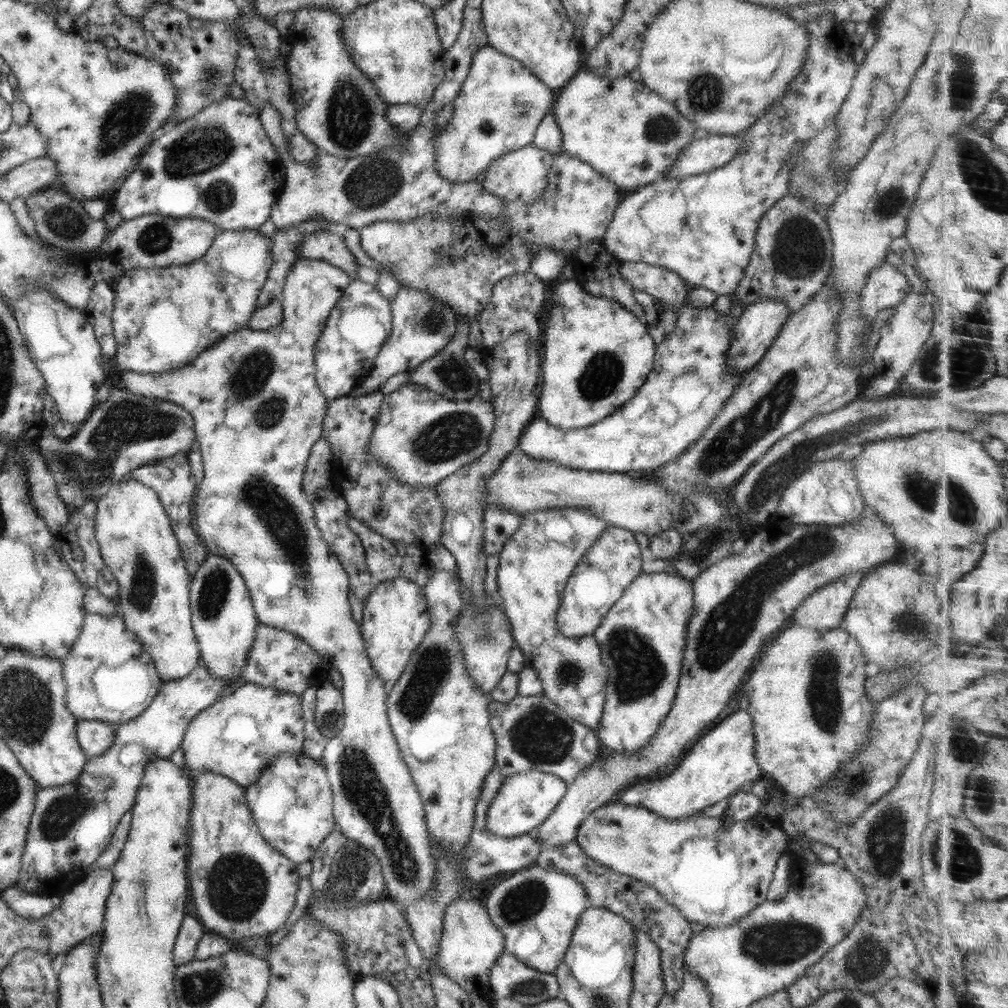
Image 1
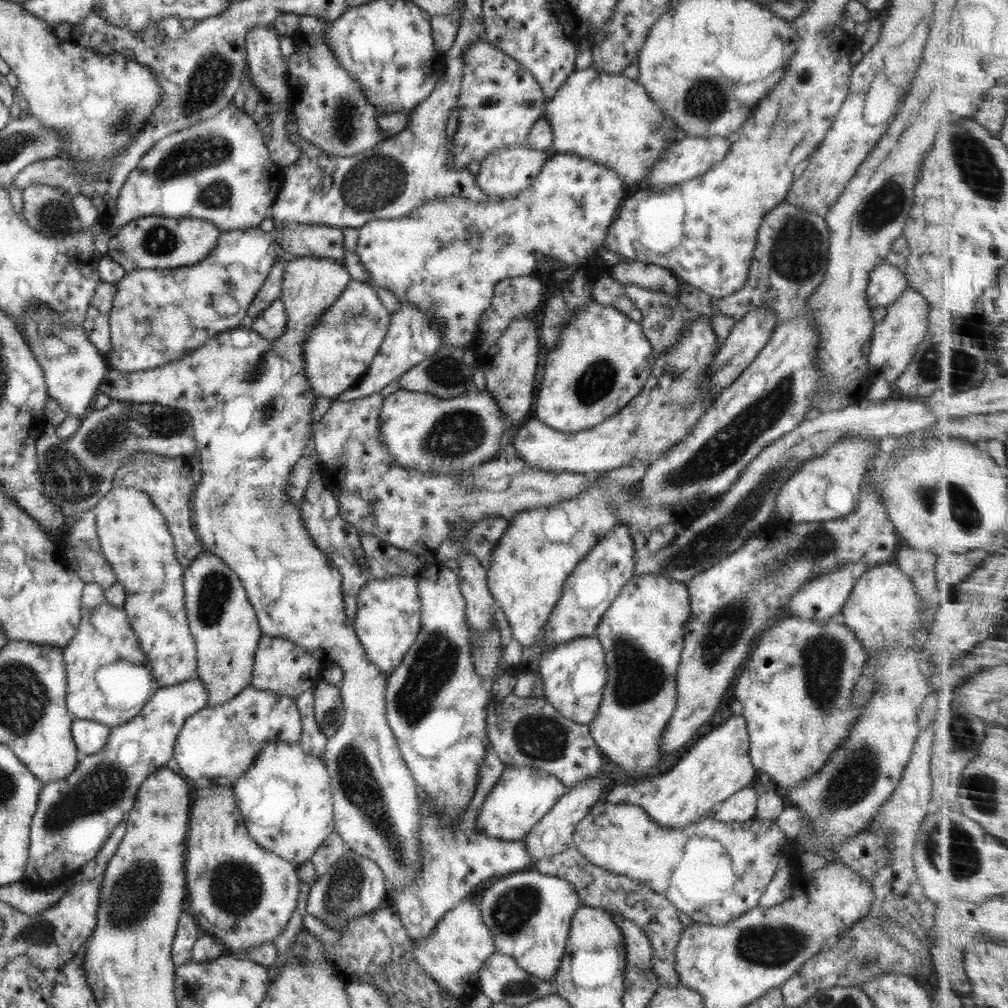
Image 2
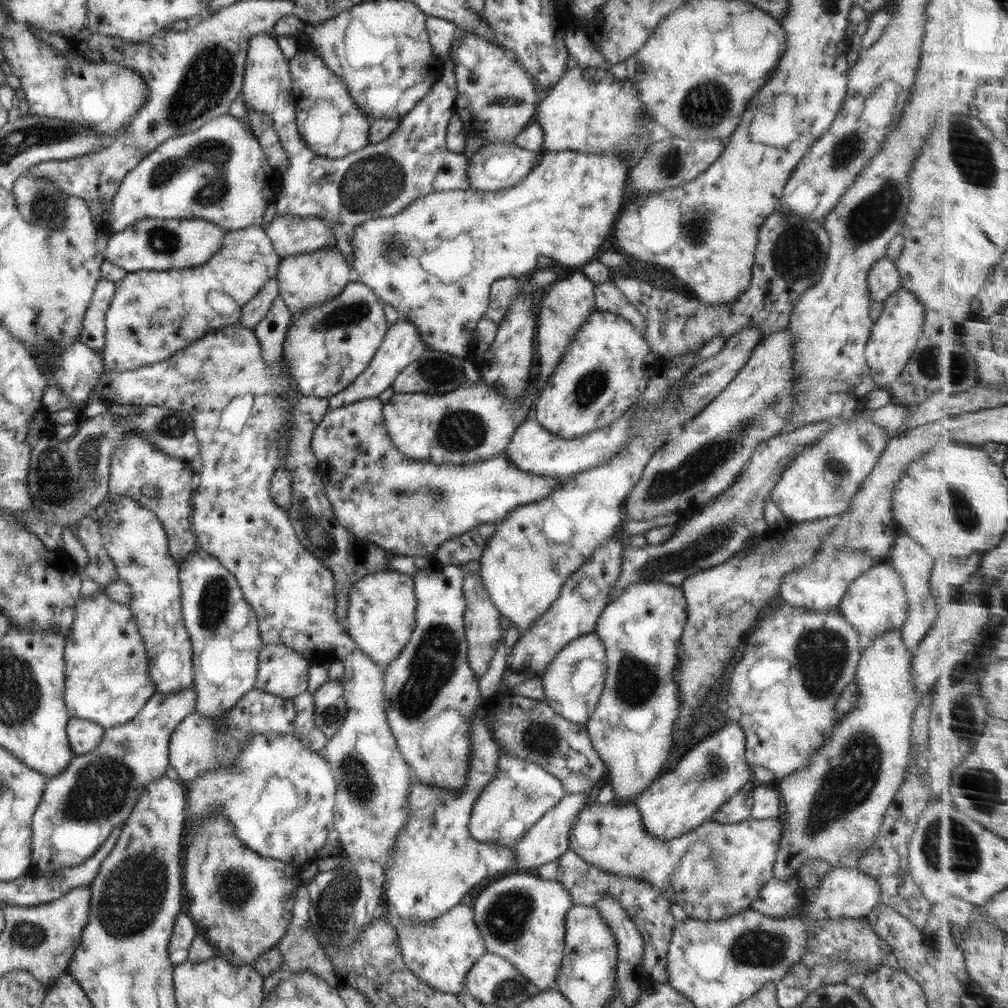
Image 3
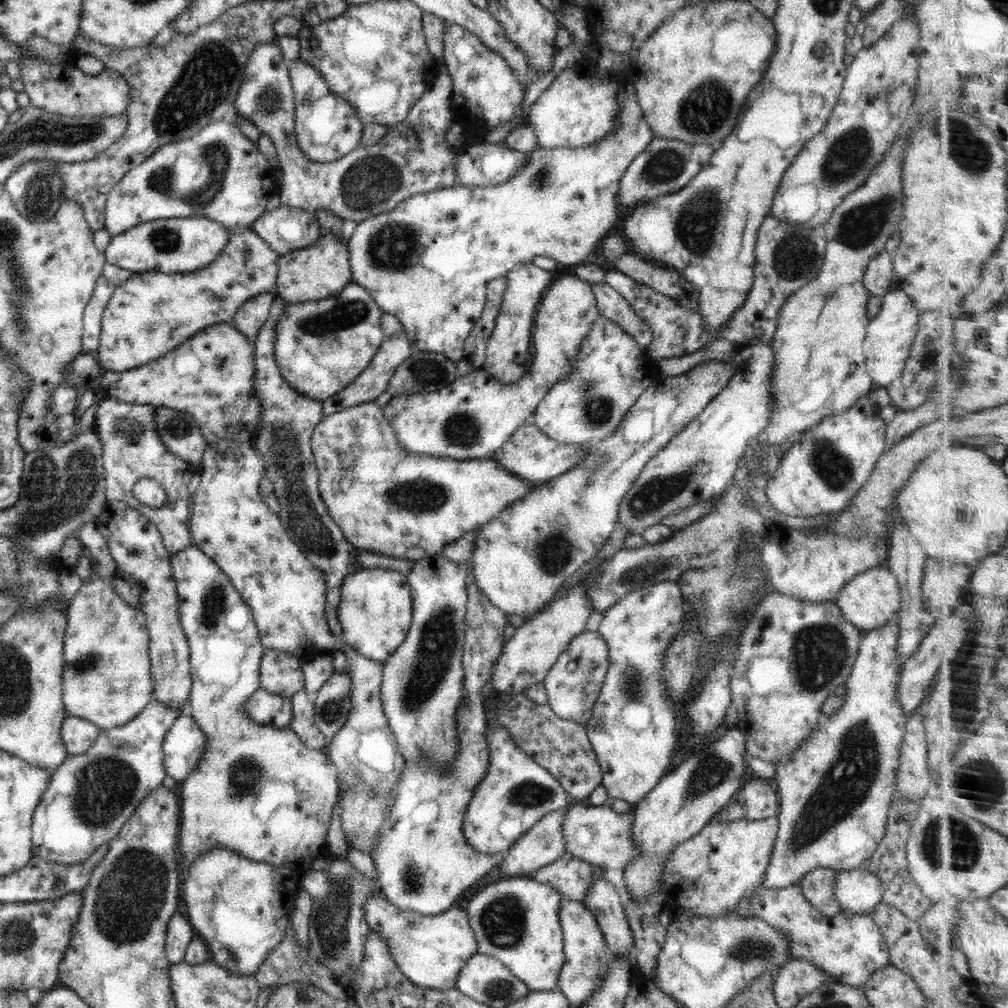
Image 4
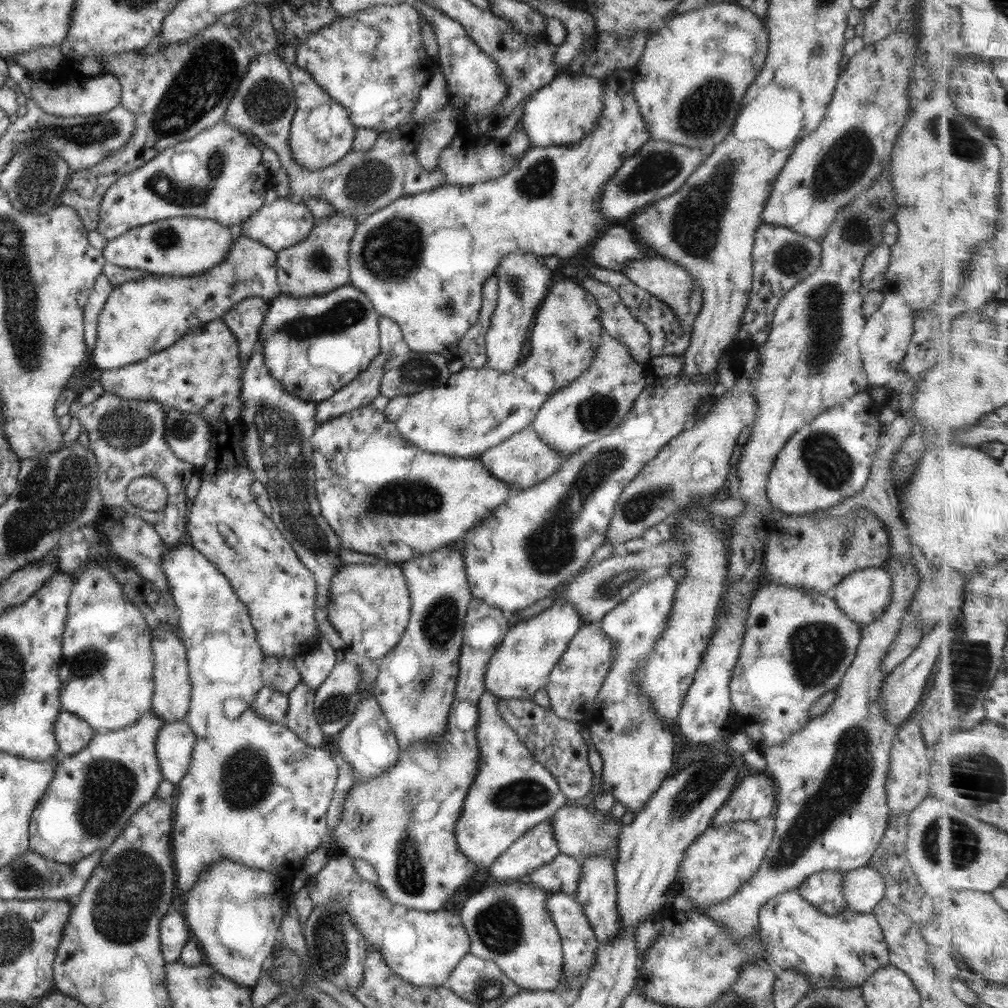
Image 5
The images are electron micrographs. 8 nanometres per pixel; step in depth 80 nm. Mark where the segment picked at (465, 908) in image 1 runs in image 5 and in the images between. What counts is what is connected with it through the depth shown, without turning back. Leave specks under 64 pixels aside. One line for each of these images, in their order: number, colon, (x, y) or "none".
2: (452, 956)
3: (440, 952)
4: (430, 951)
5: (423, 948)

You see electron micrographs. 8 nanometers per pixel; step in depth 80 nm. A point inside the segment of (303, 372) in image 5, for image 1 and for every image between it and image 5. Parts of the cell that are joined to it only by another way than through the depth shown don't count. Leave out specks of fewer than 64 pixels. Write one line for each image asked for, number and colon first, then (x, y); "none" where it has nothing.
1: (360, 322)
2: (339, 348)
3: (327, 346)
4: (322, 346)

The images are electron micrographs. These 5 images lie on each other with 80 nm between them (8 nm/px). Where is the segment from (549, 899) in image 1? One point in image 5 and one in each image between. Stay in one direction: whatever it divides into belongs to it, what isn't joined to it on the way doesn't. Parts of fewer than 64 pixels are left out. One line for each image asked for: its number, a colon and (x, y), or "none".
2: (528, 914)
3: (521, 918)
4: (517, 921)
5: (510, 925)

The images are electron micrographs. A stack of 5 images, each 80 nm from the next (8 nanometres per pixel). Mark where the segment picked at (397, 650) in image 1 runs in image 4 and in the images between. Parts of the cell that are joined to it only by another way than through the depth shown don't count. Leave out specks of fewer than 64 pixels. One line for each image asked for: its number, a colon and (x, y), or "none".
2: (389, 615)
3: (381, 617)
4: (375, 613)

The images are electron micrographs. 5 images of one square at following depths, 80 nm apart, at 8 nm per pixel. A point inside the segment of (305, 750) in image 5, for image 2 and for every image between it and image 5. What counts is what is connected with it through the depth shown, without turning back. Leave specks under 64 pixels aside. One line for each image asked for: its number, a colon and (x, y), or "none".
2: (285, 798)
3: (280, 796)
4: (259, 791)

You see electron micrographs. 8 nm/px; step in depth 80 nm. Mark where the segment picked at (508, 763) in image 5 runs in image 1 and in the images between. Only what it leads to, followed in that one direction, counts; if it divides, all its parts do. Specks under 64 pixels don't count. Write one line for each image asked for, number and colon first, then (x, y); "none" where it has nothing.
1: (524, 800)
2: (523, 795)
3: (521, 792)
4: (516, 792)

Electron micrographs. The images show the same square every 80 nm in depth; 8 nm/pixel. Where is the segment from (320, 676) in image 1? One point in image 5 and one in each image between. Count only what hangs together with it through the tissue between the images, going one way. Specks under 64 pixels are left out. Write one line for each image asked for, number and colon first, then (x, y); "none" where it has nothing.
2: (281, 666)
3: (282, 671)
4: (281, 673)
5: (279, 673)

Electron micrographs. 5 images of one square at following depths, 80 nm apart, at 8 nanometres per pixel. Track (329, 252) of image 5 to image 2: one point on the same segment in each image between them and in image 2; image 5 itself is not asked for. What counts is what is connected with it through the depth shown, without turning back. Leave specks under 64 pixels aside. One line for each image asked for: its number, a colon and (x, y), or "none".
2: (252, 408)
3: (309, 279)
4: (320, 270)

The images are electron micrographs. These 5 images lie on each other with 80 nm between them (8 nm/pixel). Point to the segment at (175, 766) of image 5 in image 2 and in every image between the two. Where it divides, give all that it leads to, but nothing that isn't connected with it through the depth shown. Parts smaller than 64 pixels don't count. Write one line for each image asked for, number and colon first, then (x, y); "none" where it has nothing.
2: (222, 742)
3: (198, 744)
4: (184, 743)

